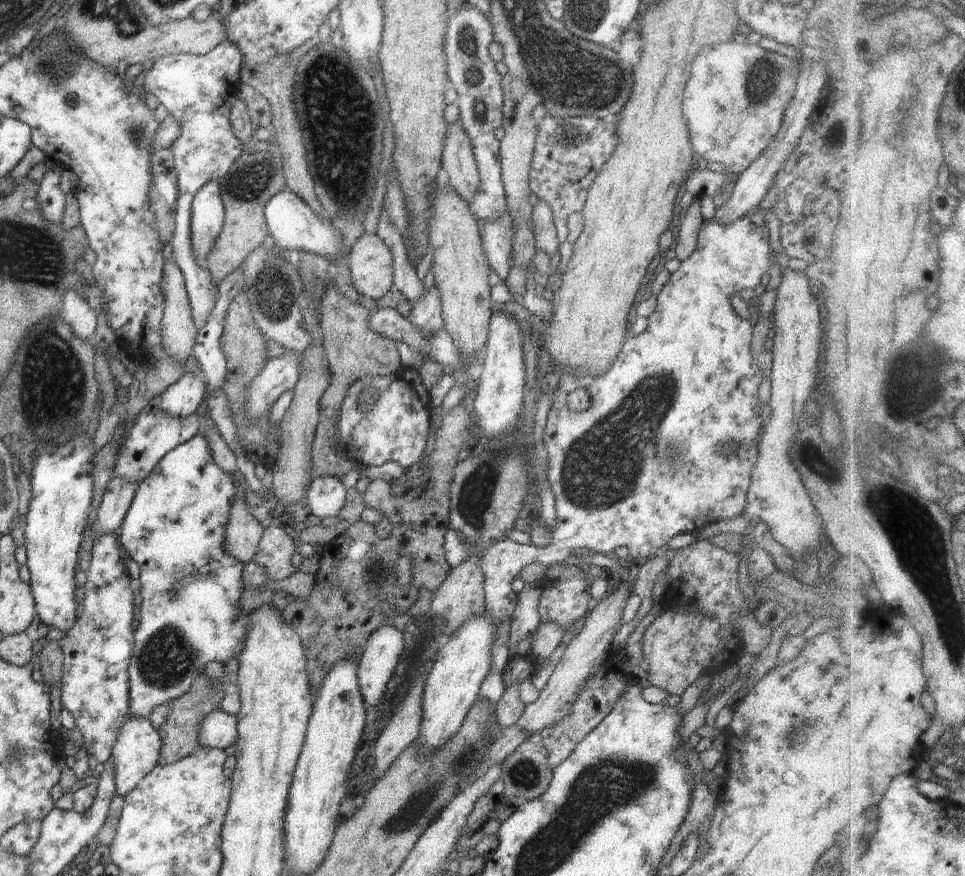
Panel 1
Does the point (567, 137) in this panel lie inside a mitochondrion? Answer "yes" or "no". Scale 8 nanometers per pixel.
yes

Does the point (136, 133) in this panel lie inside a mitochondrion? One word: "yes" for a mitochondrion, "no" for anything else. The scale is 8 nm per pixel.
yes

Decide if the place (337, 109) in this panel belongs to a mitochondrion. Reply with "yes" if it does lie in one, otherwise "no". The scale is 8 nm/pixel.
yes

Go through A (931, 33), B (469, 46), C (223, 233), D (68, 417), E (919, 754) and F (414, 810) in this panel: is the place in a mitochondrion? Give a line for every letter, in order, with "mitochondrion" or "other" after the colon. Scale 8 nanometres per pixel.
A: other
B: mitochondrion
C: other
D: mitochondrion
E: other
F: mitochondrion

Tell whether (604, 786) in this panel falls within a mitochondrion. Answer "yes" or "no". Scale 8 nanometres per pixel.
yes

